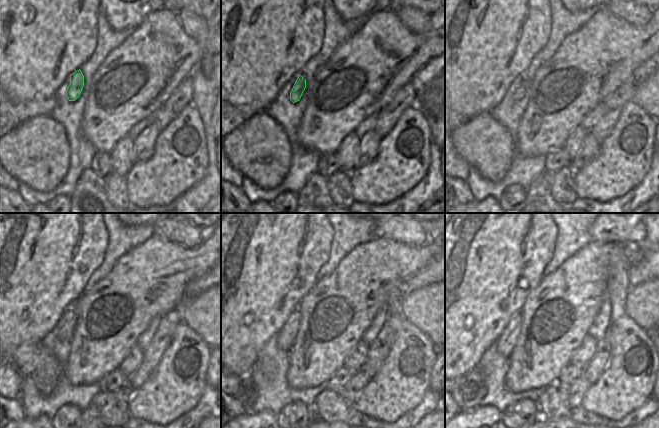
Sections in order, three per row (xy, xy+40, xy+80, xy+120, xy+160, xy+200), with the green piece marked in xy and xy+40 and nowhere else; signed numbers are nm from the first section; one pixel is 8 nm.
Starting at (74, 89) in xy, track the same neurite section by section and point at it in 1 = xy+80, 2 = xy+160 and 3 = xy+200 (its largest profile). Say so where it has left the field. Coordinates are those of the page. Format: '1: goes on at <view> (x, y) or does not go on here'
1: goes on at xy+80 (520, 91)
2: goes on at xy+160 (285, 338)
3: goes on at xy+200 (506, 342)

